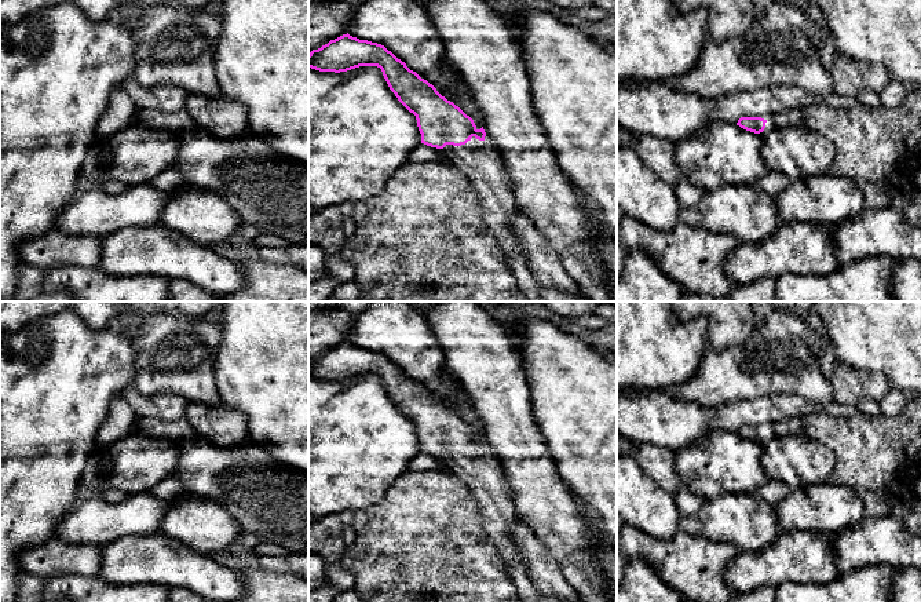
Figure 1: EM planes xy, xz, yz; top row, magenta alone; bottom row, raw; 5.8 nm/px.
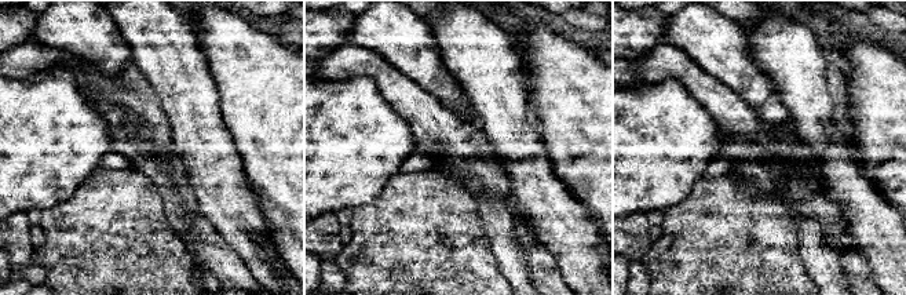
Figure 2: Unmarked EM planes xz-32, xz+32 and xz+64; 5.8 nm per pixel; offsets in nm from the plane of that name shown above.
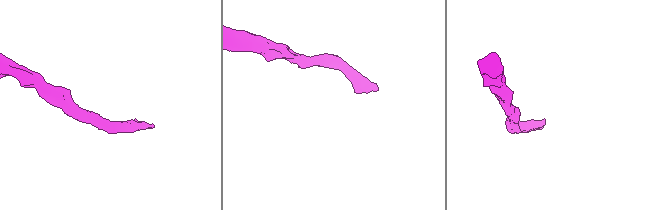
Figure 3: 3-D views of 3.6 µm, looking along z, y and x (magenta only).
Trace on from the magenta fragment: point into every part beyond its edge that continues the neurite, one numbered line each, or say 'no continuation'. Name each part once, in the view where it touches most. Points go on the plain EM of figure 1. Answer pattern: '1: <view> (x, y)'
1: xz (483, 475)

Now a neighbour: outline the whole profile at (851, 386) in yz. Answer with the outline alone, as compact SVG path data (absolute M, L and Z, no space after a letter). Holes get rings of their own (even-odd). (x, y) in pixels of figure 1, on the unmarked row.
M838 361L834 364L830 382L834 390L834 401L843 405L856 406L867 398L880 402L891 390L885 375L860 371Z

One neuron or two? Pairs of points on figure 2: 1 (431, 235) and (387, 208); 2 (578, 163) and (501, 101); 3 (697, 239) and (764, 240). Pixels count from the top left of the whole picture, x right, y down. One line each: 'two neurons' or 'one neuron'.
1: one neuron
2: two neurons
3: one neuron

